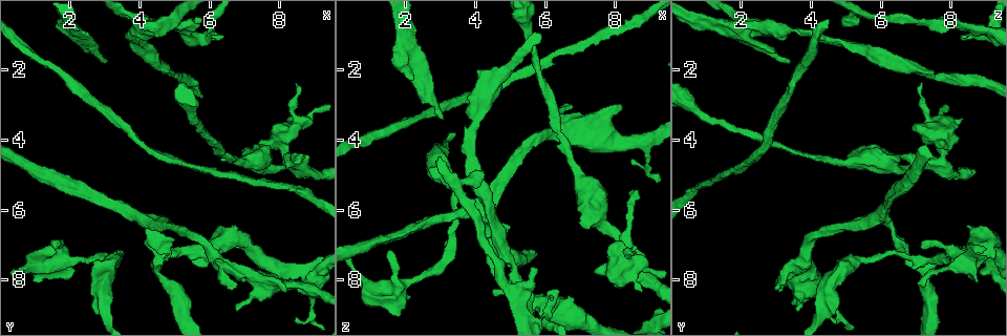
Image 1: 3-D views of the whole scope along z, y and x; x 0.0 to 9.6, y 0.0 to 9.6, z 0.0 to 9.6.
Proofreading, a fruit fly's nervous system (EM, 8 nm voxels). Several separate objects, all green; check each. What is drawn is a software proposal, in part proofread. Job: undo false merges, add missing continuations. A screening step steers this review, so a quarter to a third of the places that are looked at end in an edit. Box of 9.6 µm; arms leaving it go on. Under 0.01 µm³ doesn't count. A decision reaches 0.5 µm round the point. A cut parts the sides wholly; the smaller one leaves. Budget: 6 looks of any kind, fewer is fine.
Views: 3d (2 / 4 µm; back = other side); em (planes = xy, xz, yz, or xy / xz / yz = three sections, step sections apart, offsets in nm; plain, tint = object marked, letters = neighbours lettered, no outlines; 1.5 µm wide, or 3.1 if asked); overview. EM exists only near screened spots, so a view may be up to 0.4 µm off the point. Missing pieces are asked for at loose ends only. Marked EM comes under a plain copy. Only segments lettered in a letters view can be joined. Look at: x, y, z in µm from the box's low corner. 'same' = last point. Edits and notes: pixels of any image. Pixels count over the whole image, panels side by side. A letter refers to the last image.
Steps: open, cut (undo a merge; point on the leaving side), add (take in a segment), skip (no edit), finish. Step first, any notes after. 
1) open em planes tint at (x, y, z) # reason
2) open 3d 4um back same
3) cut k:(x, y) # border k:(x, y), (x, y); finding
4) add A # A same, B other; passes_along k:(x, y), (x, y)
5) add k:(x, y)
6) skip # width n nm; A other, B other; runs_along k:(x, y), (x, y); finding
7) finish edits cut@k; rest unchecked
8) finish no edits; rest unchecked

open 3d 2um at (8.70, 4.50, 5.45) # free end

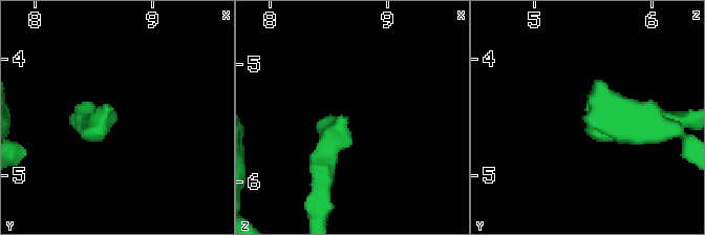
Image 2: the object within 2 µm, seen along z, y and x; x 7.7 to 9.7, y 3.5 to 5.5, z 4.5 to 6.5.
open em xy step 4 letters at (8.66, 4.46, 5.46)

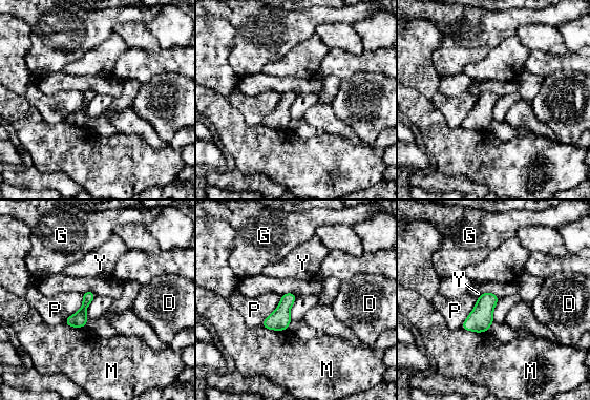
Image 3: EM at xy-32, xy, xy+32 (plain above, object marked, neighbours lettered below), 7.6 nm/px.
open em planes letters same

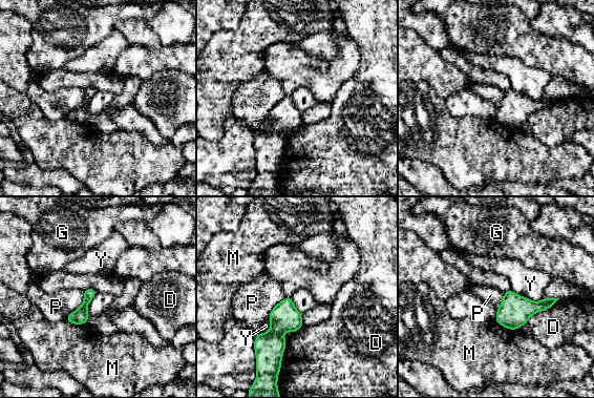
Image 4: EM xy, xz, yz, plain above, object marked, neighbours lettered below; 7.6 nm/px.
skip # width 90 nm; D other, G other, M other, P other, Y other; border 4:(84, 291), (83, 302), (64, 318); no lettered segment goes on from it

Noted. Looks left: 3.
open em planes tint at (6.15, 7.05, 8.80)

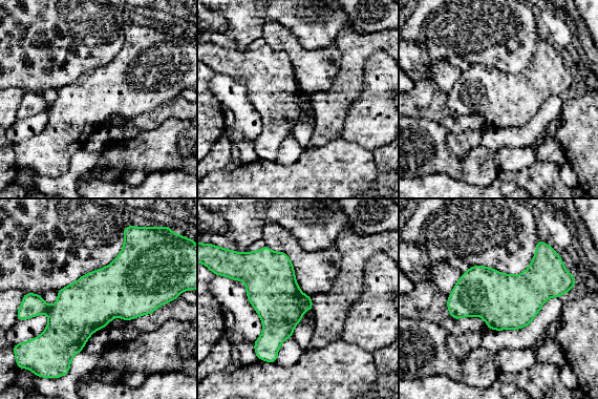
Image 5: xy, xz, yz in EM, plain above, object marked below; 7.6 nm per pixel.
open em planes letters same

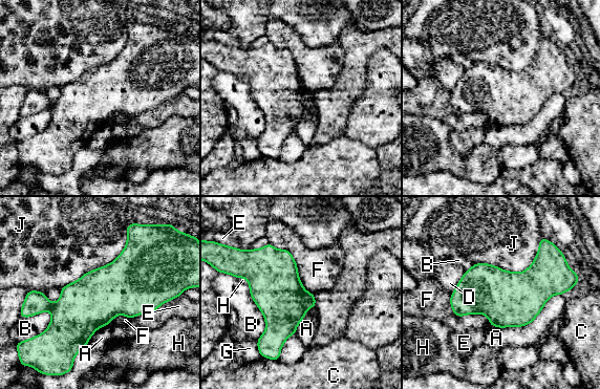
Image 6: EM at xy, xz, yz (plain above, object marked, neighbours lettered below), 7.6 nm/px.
skip # A other, B other, C other, D other, E other, F other, G other, H other, J other; border 6:(269, 242), (291, 253), (313, 294); continuous, no second neuron

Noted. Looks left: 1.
open em planes letters at (8.50, 2.35, 7.15) # tapers out

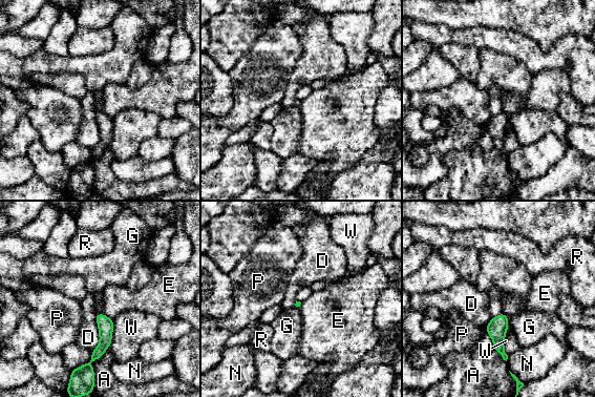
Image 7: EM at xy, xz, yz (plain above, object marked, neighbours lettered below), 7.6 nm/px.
skip # longest_contact D 300 nm; A other, D other, E other, G other, N other, P other, R other, W other; no lettered segment goes on from it

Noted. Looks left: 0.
finish no edits; rest unchecked

